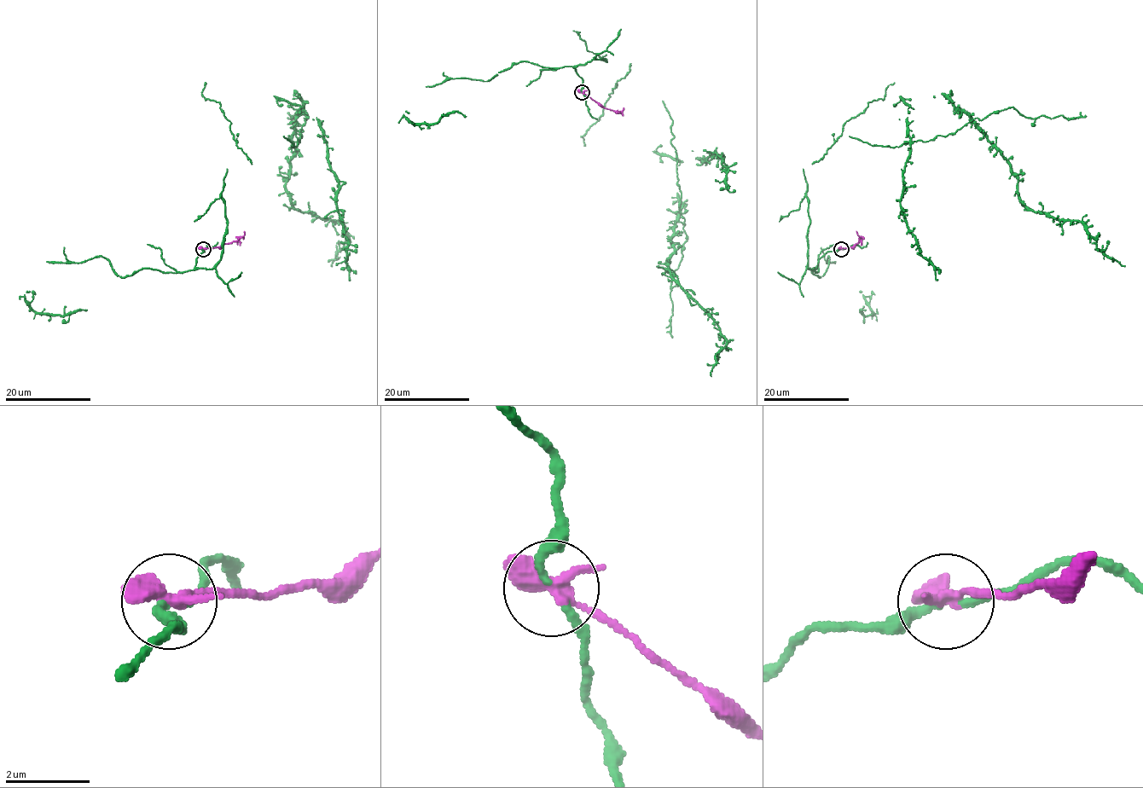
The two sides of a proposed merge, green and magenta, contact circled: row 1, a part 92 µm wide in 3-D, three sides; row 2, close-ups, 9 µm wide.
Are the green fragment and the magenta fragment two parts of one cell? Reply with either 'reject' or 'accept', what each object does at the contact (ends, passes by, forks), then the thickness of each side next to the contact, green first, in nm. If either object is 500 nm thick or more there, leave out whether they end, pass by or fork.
reject; green passes by; magenta passes by; 170 nm thick on the green side, 360 nm on the other

